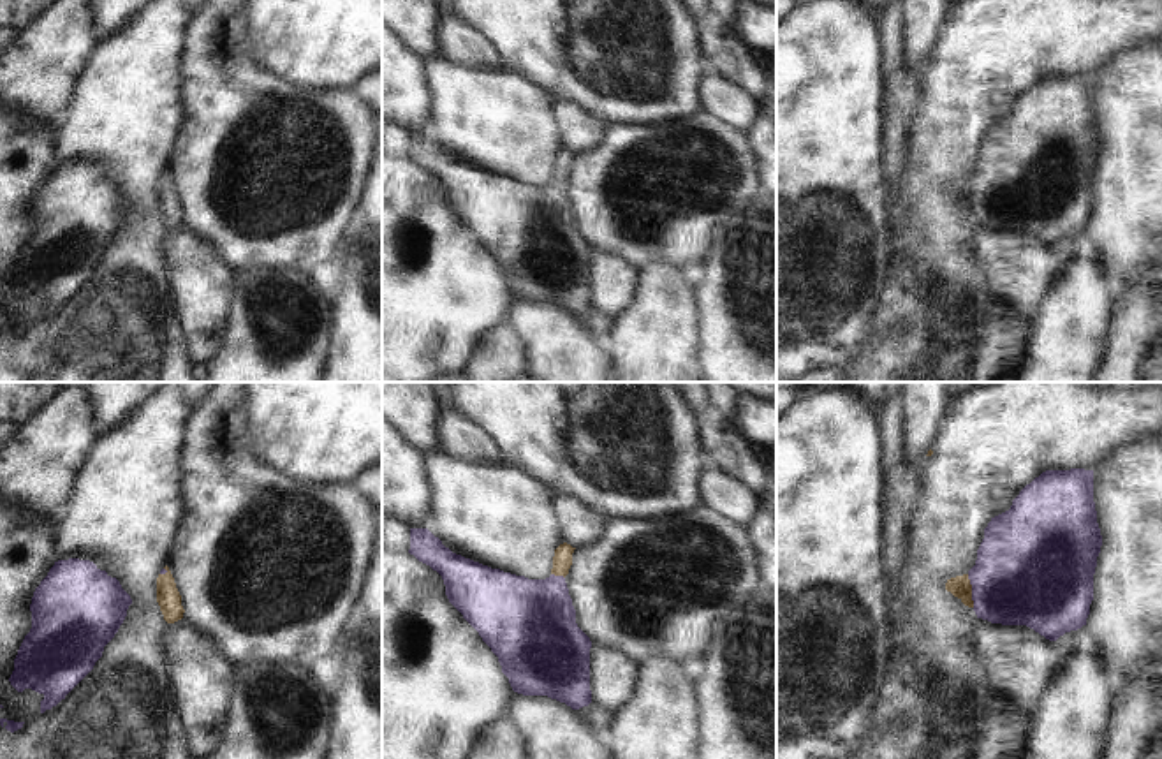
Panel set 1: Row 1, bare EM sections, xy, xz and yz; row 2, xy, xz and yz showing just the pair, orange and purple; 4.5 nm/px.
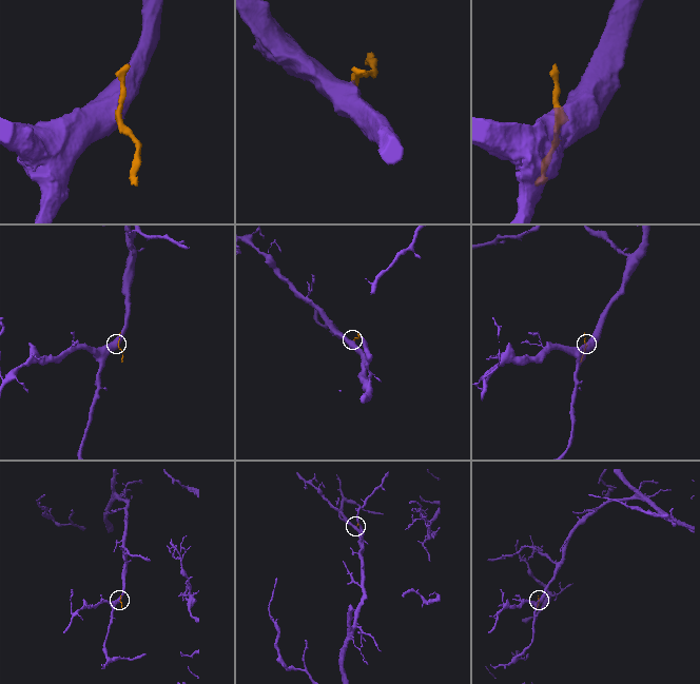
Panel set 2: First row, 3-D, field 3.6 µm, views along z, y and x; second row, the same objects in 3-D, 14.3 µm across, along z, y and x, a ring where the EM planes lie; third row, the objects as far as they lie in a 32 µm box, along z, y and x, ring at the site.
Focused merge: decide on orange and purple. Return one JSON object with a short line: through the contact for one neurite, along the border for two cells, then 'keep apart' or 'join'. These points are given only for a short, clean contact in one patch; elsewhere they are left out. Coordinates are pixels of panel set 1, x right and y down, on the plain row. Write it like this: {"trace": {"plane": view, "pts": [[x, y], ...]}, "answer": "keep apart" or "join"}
{"trace": {"plane": "yz", "pts": [[960, 192], [970, 196], [1023, 182]]}, "answer": "join"}

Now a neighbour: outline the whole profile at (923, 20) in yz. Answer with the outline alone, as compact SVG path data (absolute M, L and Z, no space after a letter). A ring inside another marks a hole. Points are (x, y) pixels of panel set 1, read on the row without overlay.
M903 0L903 51L908 67L924 67L951 12L951 0Z

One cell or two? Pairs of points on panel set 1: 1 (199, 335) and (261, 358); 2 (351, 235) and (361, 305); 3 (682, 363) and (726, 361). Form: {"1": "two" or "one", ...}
{"1": "two", "2": "two", "3": "two"}

